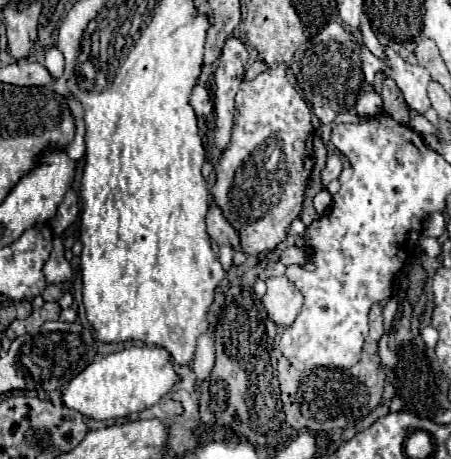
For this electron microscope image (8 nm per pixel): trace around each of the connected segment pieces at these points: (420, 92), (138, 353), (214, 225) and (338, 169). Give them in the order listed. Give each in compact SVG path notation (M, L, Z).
M385 48L385 64L389 66L389 76L401 88L409 108L417 110L419 114L425 114L431 108L427 96L427 84L431 82L431 74L427 74L423 66L413 66L401 60L401 56L395 54L391 48Z
M133 346L91 362L61 392L61 402L91 420L113 420L131 416L143 408L157 404L177 382L173 362L163 348Z
M211 204L207 214L207 232L219 246L239 246L239 234L235 234L235 228L223 218L223 210L215 204Z
M341 154L329 156L327 166L325 166L325 170L323 170L323 176L321 176L323 186L327 186L331 180L335 180L341 172L343 172L343 156L341 156Z

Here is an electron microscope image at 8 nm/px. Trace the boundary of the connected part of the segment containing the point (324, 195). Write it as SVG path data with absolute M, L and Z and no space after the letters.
M321 190L317 196L315 196L315 210L319 216L327 214L329 212L329 206L331 206L331 194L327 190Z

